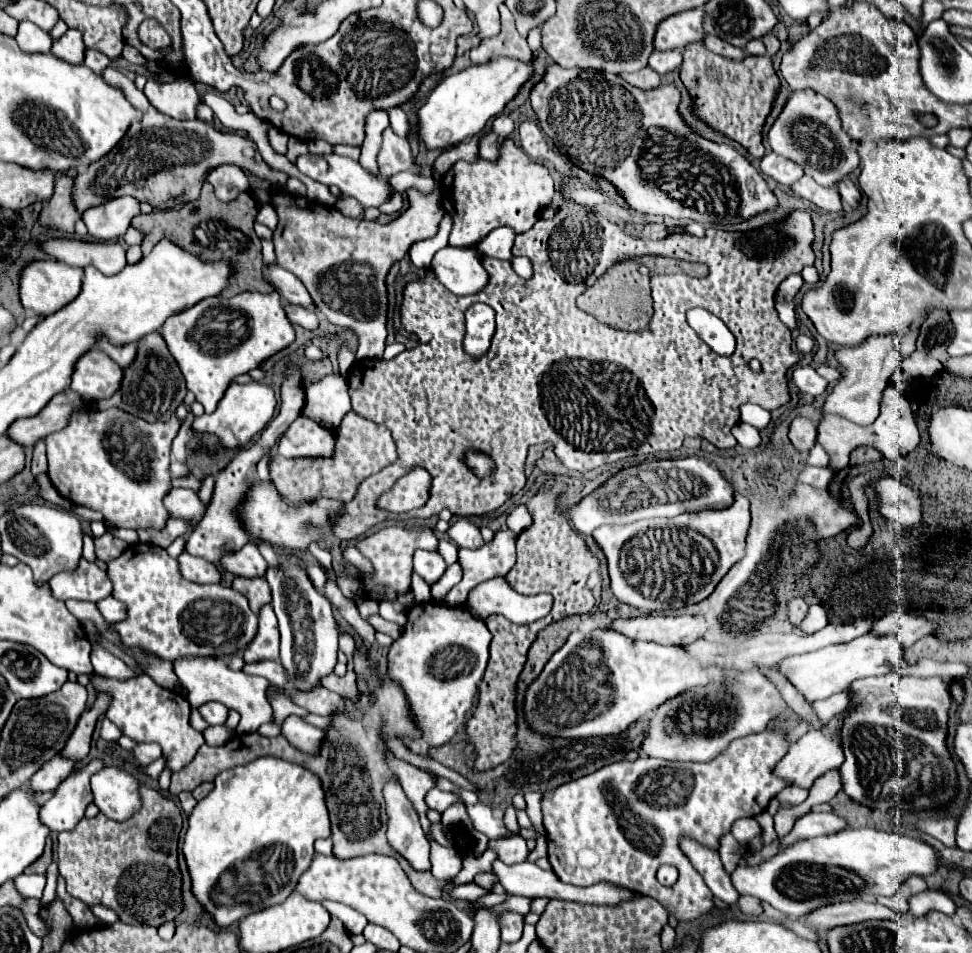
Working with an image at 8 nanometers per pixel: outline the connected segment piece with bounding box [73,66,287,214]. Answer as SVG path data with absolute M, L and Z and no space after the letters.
M105 68L101 76L105 82L121 86L127 100L143 112L143 120L133 124L123 140L109 154L105 154L101 160L93 162L75 176L73 204L79 214L119 196L133 196L139 202L149 202L155 210L177 208L183 202L197 198L209 170L219 164L235 164L247 168L249 172L267 178L271 186L285 190L287 174L271 170L263 162L257 146L247 136L223 134L203 120L193 120L199 124L183 124L181 120L169 118L155 110L147 96L139 92L137 86L115 68Z

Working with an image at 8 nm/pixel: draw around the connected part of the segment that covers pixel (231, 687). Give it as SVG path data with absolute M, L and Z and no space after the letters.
M179 658L173 662L173 670L179 682L189 690L187 700L191 708L199 708L209 700L217 700L229 710L239 712L241 722L237 734L253 734L261 724L273 722L273 710L265 698L265 688L269 686L269 680L247 676L243 672L233 672L227 668L227 662L223 658Z

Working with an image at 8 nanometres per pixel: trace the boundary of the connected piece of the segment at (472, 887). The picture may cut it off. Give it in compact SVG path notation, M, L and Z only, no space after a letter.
M463 884L463 886L455 886L455 888L451 890L451 896L453 896L453 898L469 900L469 902L471 902L471 900L477 900L477 898L481 898L481 896L485 896L485 894L489 894L489 890L477 886L477 884Z

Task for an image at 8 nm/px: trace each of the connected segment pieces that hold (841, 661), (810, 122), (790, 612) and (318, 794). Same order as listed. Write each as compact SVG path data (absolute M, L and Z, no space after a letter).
M863 634L851 642L845 644L833 644L825 646L815 652L807 654L797 654L797 656L787 656L777 664L777 670L785 674L785 678L809 698L809 702L829 698L831 694L843 690L857 678L865 676L881 676L881 674L903 674L905 668L905 656L903 656L903 646L897 642L893 636L873 636L873 634Z
M813 90L791 94L783 112L769 130L769 144L773 152L797 162L805 174L815 178L821 186L835 186L859 166L857 150L851 138L841 130L837 108L833 102Z
M789 598L787 602L787 616L791 622L799 622L807 612L807 604L803 602L803 598Z
M263 756L245 766L225 770L215 778L211 794L197 802L189 814L189 828L181 850L191 876L191 892L215 920L217 928L229 928L253 912L285 902L295 890L299 876L311 864L315 852L313 842L317 838L329 838L329 834L325 794L319 778L307 768L281 758Z

